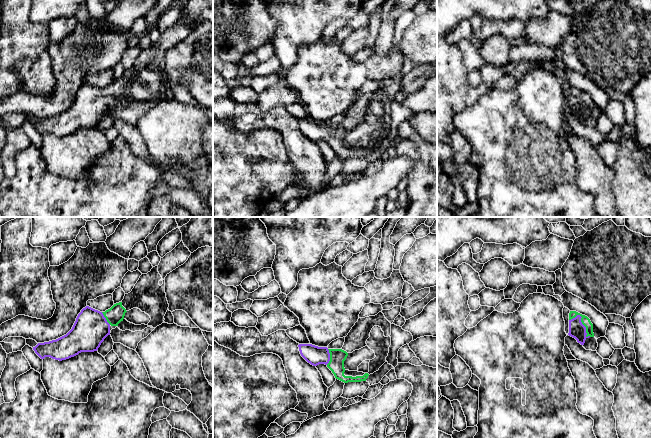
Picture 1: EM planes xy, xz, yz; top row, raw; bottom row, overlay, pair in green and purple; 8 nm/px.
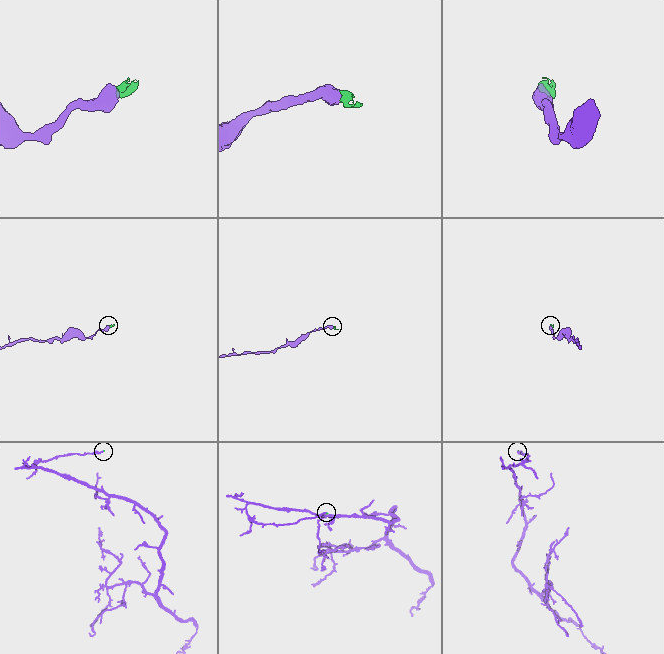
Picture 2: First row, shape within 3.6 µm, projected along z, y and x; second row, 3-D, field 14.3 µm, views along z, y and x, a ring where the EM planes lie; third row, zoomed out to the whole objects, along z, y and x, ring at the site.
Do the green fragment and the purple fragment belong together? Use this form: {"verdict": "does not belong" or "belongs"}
{"verdict": "belongs"}

